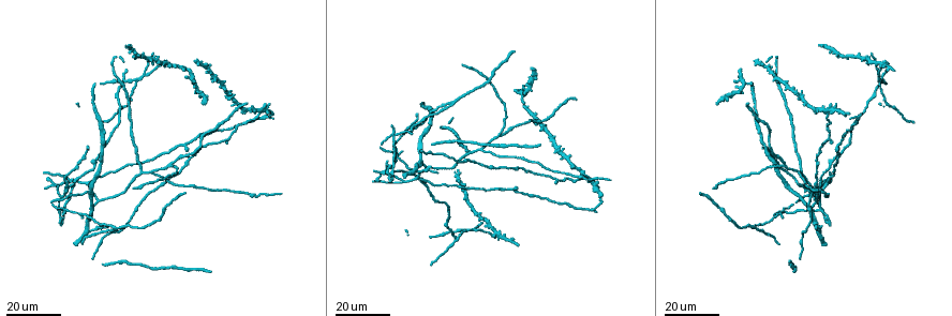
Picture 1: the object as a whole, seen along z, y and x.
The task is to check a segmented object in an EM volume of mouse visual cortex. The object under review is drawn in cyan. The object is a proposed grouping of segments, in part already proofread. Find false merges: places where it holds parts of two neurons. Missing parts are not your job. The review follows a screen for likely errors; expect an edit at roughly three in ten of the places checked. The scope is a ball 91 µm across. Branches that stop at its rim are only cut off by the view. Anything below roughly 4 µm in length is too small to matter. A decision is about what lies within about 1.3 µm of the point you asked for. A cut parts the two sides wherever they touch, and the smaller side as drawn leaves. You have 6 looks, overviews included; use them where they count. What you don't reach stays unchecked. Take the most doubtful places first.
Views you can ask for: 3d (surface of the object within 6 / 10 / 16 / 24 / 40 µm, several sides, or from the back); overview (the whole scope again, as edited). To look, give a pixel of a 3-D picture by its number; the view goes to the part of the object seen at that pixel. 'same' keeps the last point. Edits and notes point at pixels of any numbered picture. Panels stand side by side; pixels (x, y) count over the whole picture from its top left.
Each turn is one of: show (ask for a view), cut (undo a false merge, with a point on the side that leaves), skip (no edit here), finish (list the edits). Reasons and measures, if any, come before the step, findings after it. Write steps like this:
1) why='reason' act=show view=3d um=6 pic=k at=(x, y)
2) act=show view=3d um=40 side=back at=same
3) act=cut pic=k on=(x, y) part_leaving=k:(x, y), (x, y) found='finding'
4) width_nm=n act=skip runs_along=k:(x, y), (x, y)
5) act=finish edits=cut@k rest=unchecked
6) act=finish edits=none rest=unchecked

why='thin arm on a thick one' act=show view=3d um=16 pic=1 at=(144, 72)

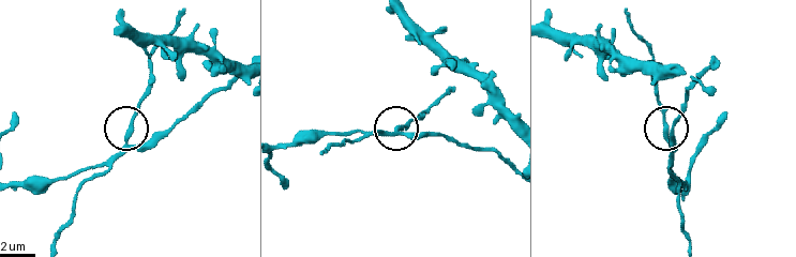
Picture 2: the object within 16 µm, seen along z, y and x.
act=show view=3d um=10 pic=2 at=(667, 143)

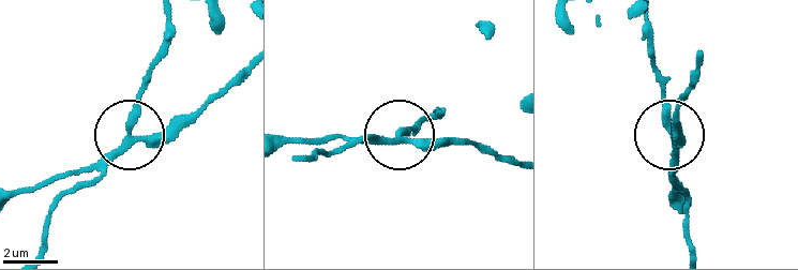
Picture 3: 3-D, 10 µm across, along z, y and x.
width_nm=230 act=skip runs_along=3:(283, 147), (332, 137), (401, 137), (415, 123) found='all the same neuron'

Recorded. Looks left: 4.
why='four arms meet' act=show view=3d um=16 pic=1 at=(449, 233)

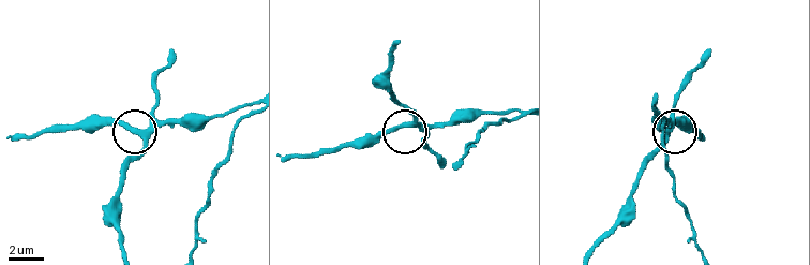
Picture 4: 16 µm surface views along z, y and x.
why='zoom in' act=show view=3d um=6 pic=4 at=(144, 133)

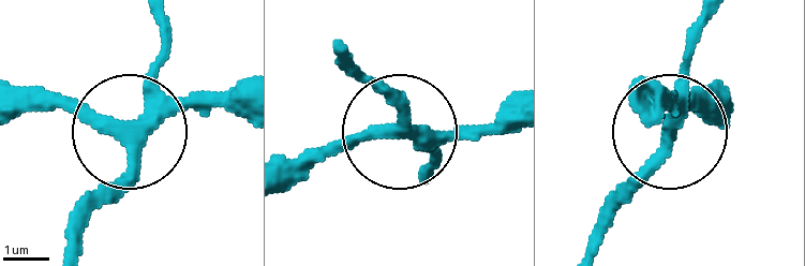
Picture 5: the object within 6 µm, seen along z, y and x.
why='from behind' act=show view=3d um=6 side=back pic=5 at=(397, 129)

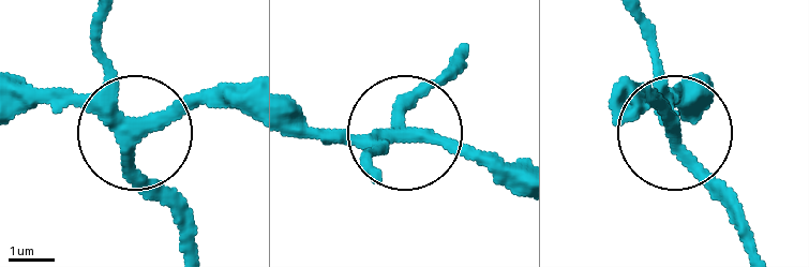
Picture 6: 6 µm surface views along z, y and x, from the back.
act=skip runs_along=6:(464, 47), (406, 121), (522, 167) found='all the same neuron'

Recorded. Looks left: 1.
act=finish edits=none rest=unchecked

